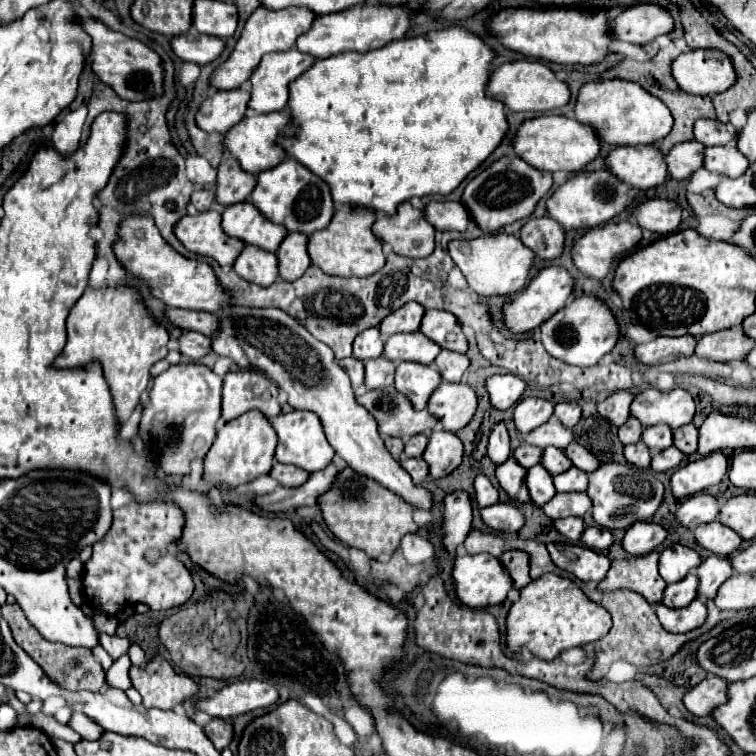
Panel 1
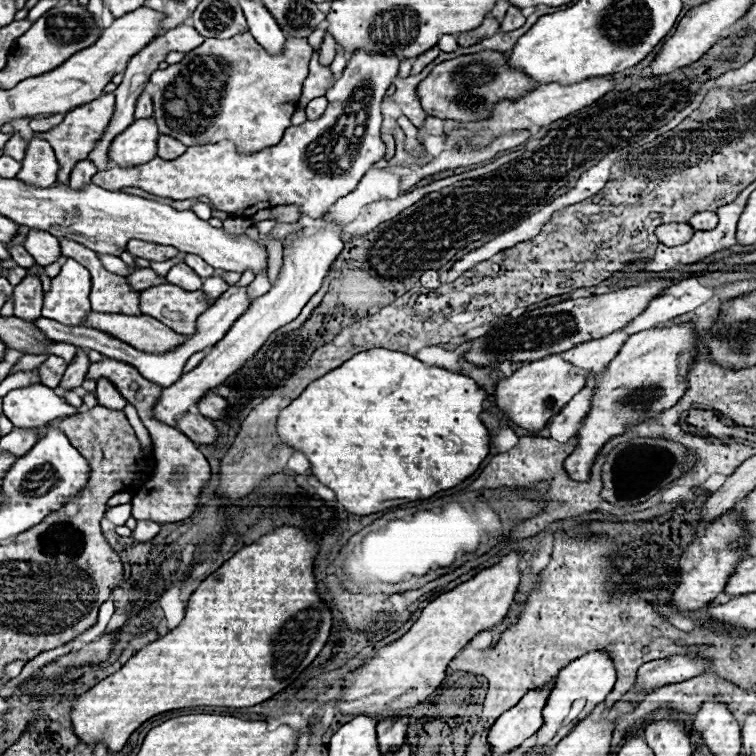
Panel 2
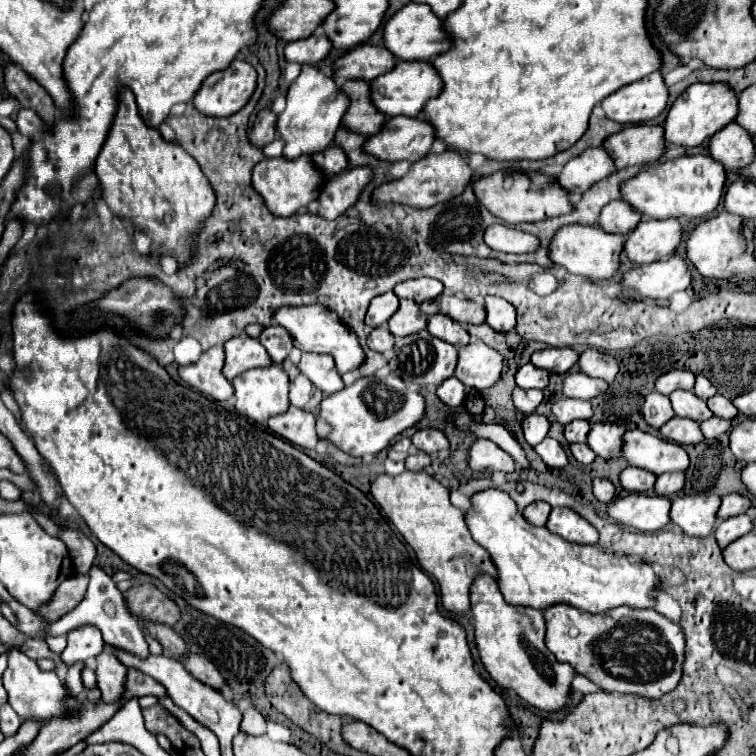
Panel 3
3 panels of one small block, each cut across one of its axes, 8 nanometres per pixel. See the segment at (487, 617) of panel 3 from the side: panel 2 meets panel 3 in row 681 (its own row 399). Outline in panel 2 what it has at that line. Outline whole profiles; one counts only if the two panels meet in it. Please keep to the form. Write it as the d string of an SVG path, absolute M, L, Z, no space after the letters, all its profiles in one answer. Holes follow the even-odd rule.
M546 356L518 368L512 376L502 378L496 384L494 402L504 412L508 420L528 432L540 432L552 416L556 416L586 384L590 370L576 368L574 364L562 360L560 356Z

